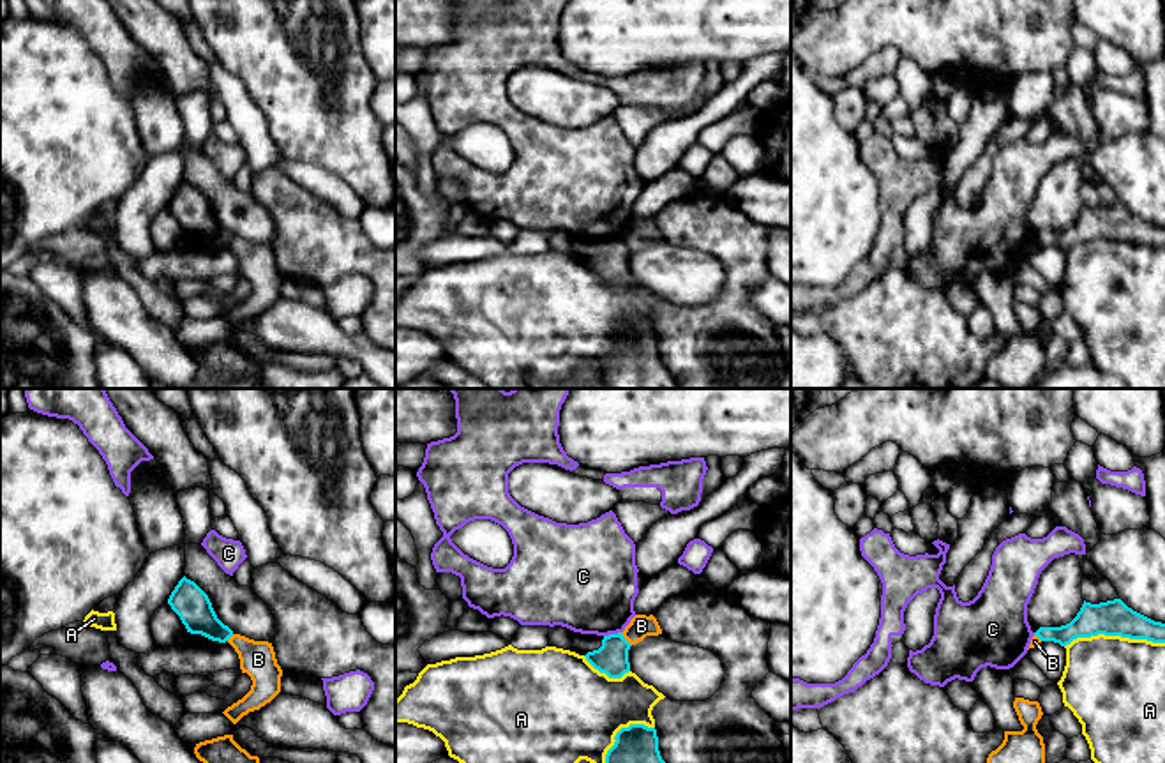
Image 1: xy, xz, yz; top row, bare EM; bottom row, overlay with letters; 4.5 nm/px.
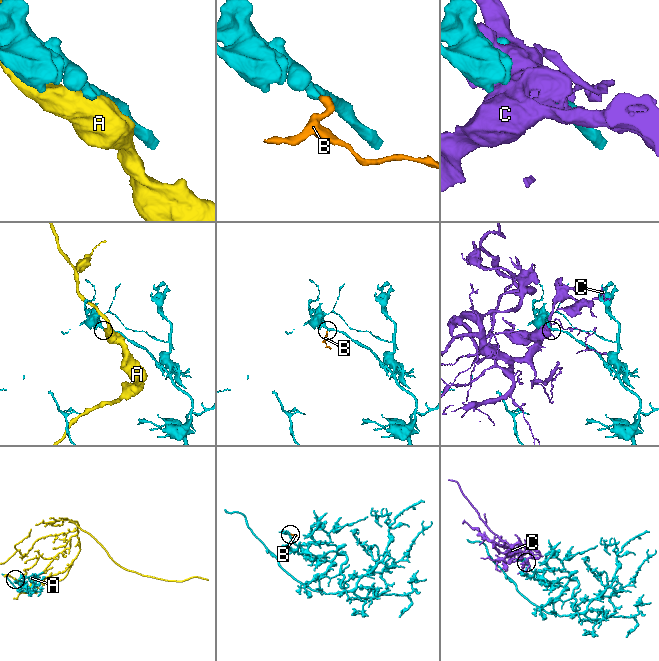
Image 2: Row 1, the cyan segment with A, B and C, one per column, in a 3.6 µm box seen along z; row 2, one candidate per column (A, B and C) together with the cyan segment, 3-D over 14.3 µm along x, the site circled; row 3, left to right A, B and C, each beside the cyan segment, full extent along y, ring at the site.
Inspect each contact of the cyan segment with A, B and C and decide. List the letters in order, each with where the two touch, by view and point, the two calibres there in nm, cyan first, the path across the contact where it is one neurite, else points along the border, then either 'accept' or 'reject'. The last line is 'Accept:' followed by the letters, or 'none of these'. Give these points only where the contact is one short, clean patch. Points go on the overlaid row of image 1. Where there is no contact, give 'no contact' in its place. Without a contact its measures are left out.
A: contact yz (1114, 634); calibres 160 and 460 nm; reject
B: contact xz (625, 640); calibres 150 and 110 nm; border xz (620, 633), (631, 645); reject
C: contact xz (611, 634); calibres 150 and 440 nm; reject
Accept: none of these

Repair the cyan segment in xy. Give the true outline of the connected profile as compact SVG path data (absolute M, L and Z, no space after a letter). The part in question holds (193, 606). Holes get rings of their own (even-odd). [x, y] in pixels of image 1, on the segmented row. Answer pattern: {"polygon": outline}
{"polygon": "M185 576L171 592L168 604L191 634L201 634L219 643L226 643L233 636L233 631L217 618L208 595Z"}

